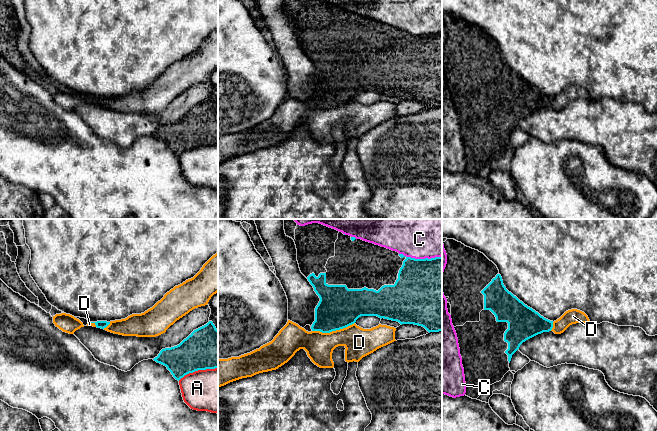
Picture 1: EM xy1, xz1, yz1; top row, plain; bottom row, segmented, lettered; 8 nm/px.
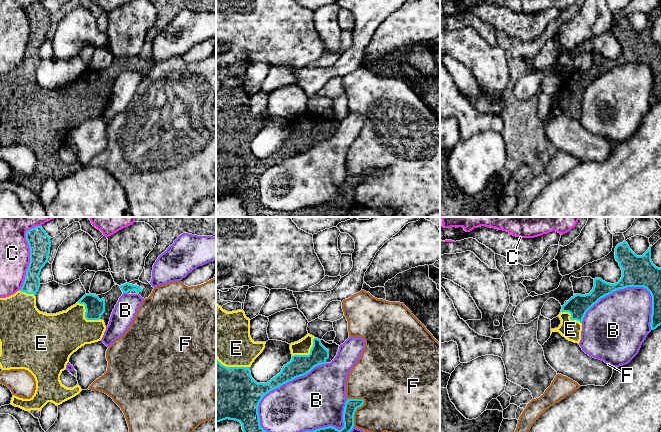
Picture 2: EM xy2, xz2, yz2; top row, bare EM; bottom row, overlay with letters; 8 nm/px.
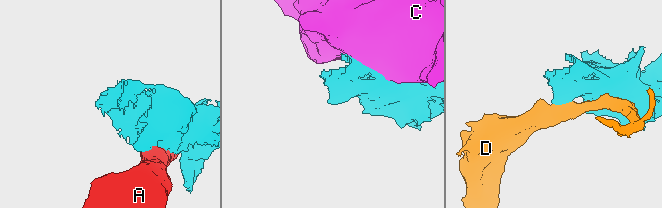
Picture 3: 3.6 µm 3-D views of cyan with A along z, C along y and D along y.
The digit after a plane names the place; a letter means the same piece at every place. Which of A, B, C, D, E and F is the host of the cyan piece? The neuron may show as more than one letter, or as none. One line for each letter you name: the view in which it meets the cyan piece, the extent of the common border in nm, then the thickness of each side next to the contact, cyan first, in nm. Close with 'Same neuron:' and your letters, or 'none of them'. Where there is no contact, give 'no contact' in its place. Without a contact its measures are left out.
E: contact in xz2; length 280 nm; calibres 440 and 380 nm
Same neuron: E

